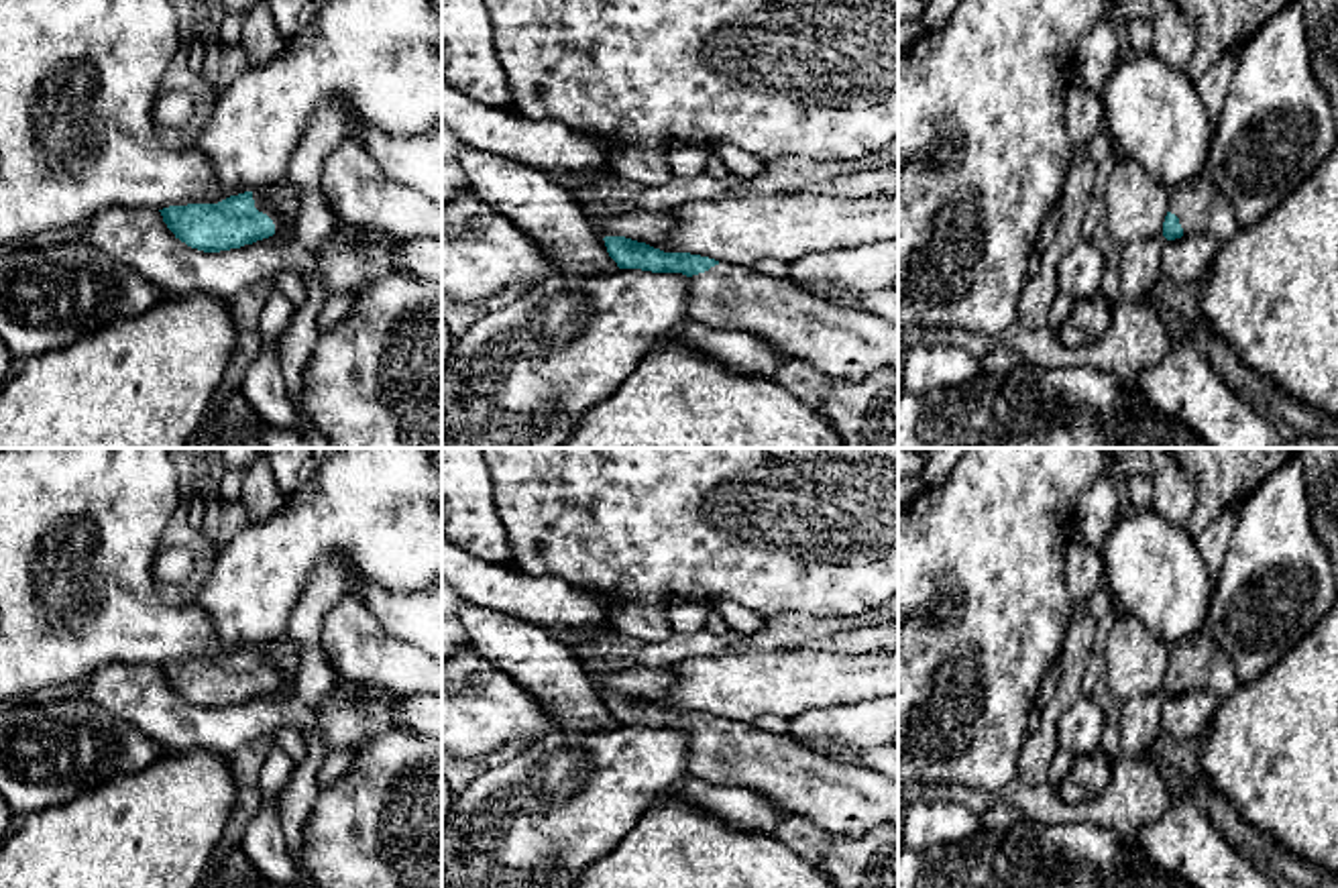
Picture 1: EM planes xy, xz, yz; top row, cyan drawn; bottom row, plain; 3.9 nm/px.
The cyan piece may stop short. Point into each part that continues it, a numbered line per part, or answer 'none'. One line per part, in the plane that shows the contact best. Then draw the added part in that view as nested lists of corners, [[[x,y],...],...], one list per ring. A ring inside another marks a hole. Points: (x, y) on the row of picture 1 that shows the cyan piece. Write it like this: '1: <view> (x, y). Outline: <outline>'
1: xy (282, 225). Outline: [[[253,191],[253,200],[255,200],[255,208],[259,212],[267,214],[273,220],[275,234],[279,234],[279,232],[293,232],[295,224],[289,224],[285,218],[273,214],[261,191]]]

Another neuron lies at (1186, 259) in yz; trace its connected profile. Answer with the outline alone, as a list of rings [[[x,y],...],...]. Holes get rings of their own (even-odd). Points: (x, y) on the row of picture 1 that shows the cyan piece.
[[[1208,234],[1167,240],[1161,255],[1163,279],[1173,285],[1197,281],[1212,265],[1220,242]]]

